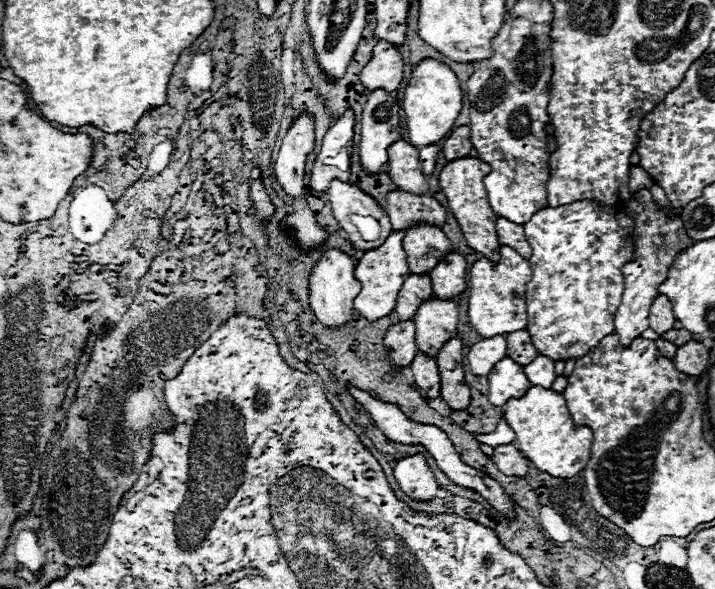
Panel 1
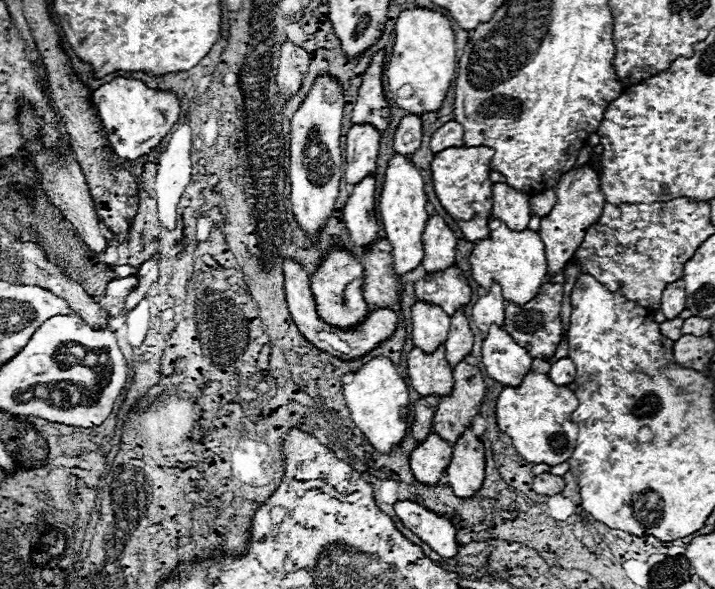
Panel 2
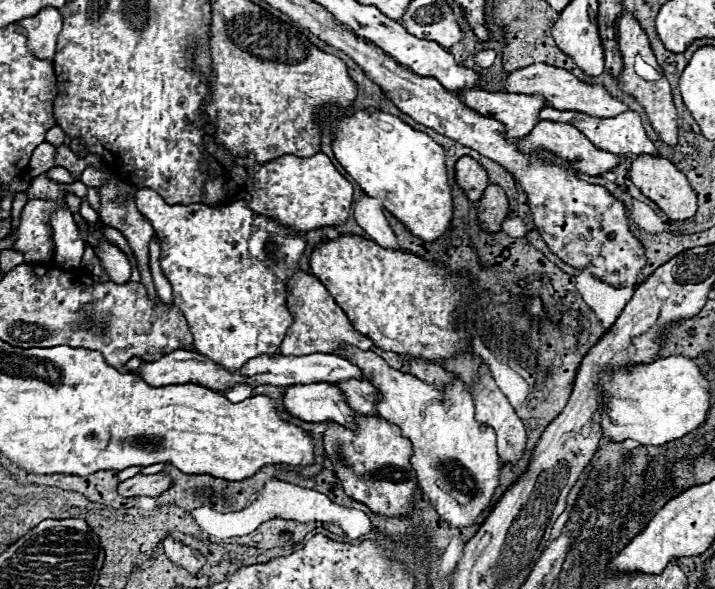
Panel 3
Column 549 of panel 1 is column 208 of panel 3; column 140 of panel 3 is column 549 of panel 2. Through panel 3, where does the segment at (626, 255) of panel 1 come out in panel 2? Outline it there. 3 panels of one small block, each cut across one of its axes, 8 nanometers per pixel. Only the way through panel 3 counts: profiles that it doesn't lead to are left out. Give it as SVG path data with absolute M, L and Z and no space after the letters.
M554 188L544 190L544 192L530 198L530 210L534 214L538 214L540 218L544 218L554 208L554 204L556 204L556 190Z

